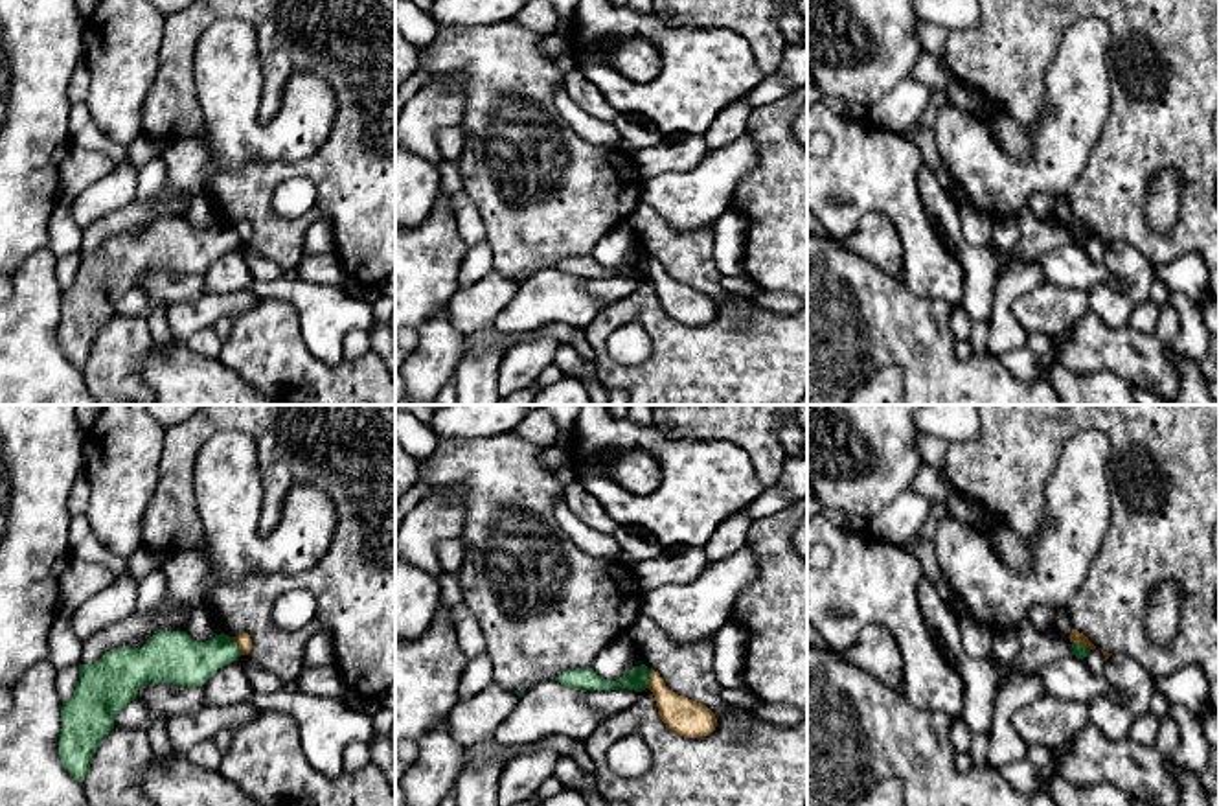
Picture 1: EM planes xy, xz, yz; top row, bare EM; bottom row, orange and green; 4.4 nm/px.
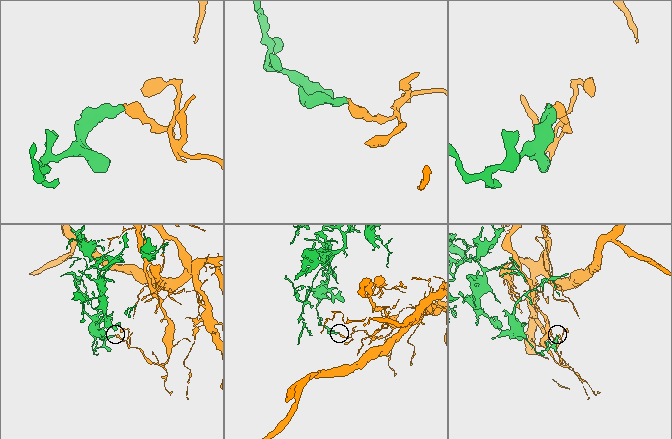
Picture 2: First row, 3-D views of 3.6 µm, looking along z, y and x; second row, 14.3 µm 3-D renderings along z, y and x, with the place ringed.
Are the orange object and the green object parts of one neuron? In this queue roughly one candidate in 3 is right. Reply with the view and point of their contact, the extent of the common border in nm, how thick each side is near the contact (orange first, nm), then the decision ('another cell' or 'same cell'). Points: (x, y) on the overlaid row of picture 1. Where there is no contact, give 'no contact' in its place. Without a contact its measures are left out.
xy (238, 644) | 90 nm | 60/200 nm | another cell

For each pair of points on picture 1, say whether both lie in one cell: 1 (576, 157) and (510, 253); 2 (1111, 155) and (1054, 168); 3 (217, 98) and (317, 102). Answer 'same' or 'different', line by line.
1: same
2: different
3: same

